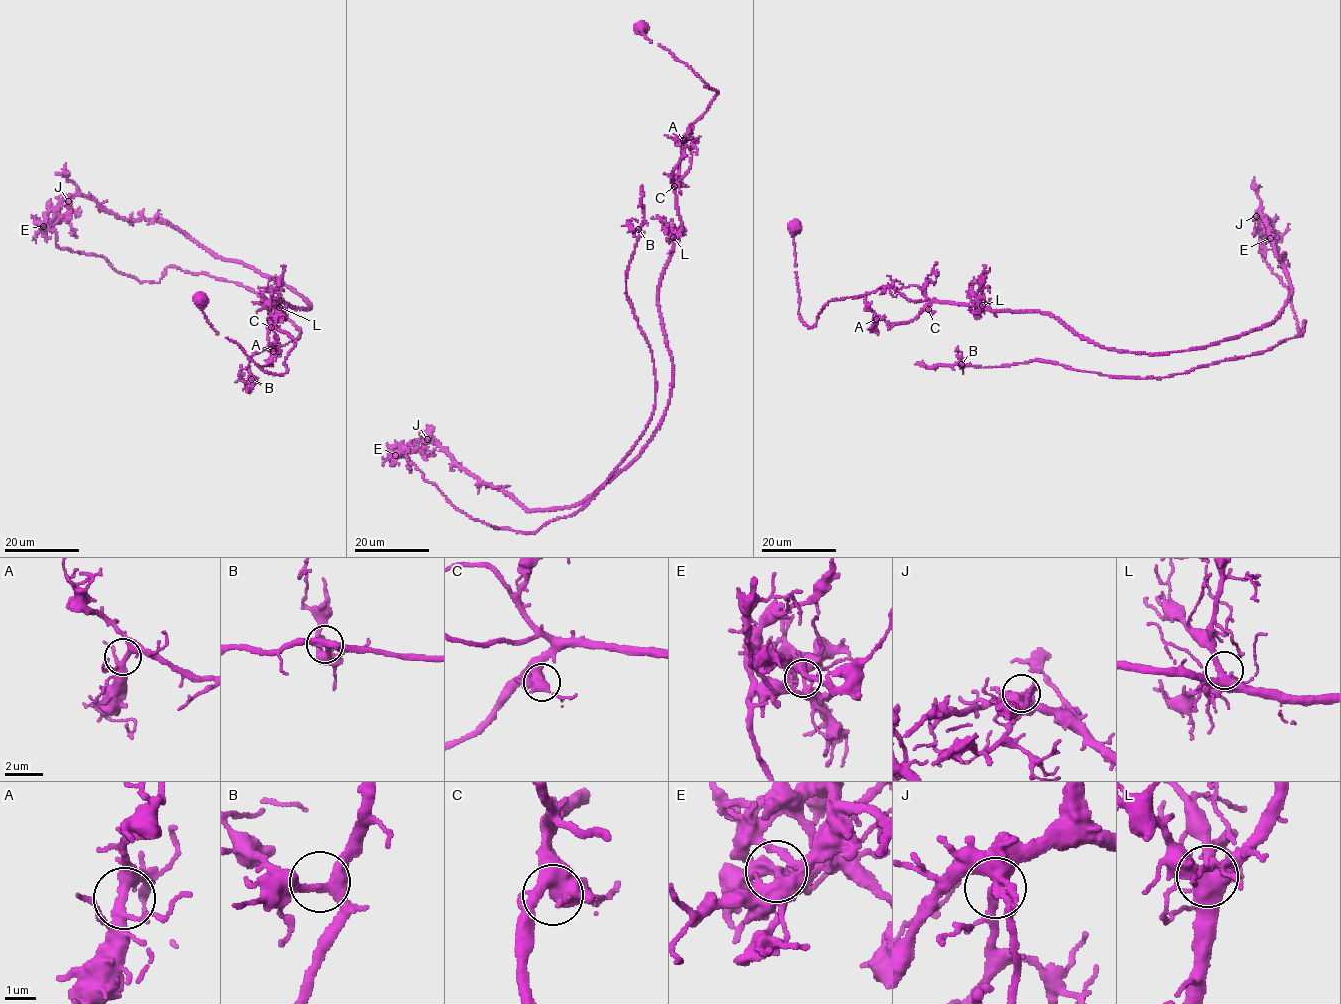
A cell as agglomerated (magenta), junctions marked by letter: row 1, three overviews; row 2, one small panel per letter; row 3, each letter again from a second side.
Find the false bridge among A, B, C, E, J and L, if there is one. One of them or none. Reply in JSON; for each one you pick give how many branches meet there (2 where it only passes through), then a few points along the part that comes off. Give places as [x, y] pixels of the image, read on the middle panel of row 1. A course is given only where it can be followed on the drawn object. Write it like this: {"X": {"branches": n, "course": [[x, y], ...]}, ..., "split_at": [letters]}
{"E": {"branches": 5, "course": [[395, 454], [499, 529], [536, 533], [596, 494], [655, 405], [626, 293], [642, 185]]}, "split_at": ["E"]}

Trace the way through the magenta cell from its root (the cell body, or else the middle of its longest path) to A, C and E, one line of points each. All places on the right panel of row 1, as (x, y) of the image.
A: (796, 226), (803, 323), (814, 326), (829, 300), (885, 286), (930, 301), (907, 322), (876, 319)
C: (796, 226), (798, 311), (808, 326), (815, 325), (829, 300), (885, 286), (912, 300), (928, 300), (928, 309)
E: (796, 226), (811, 328), (829, 300), (891, 286), (1151, 354), (1271, 323), (1291, 288), (1270, 238)

